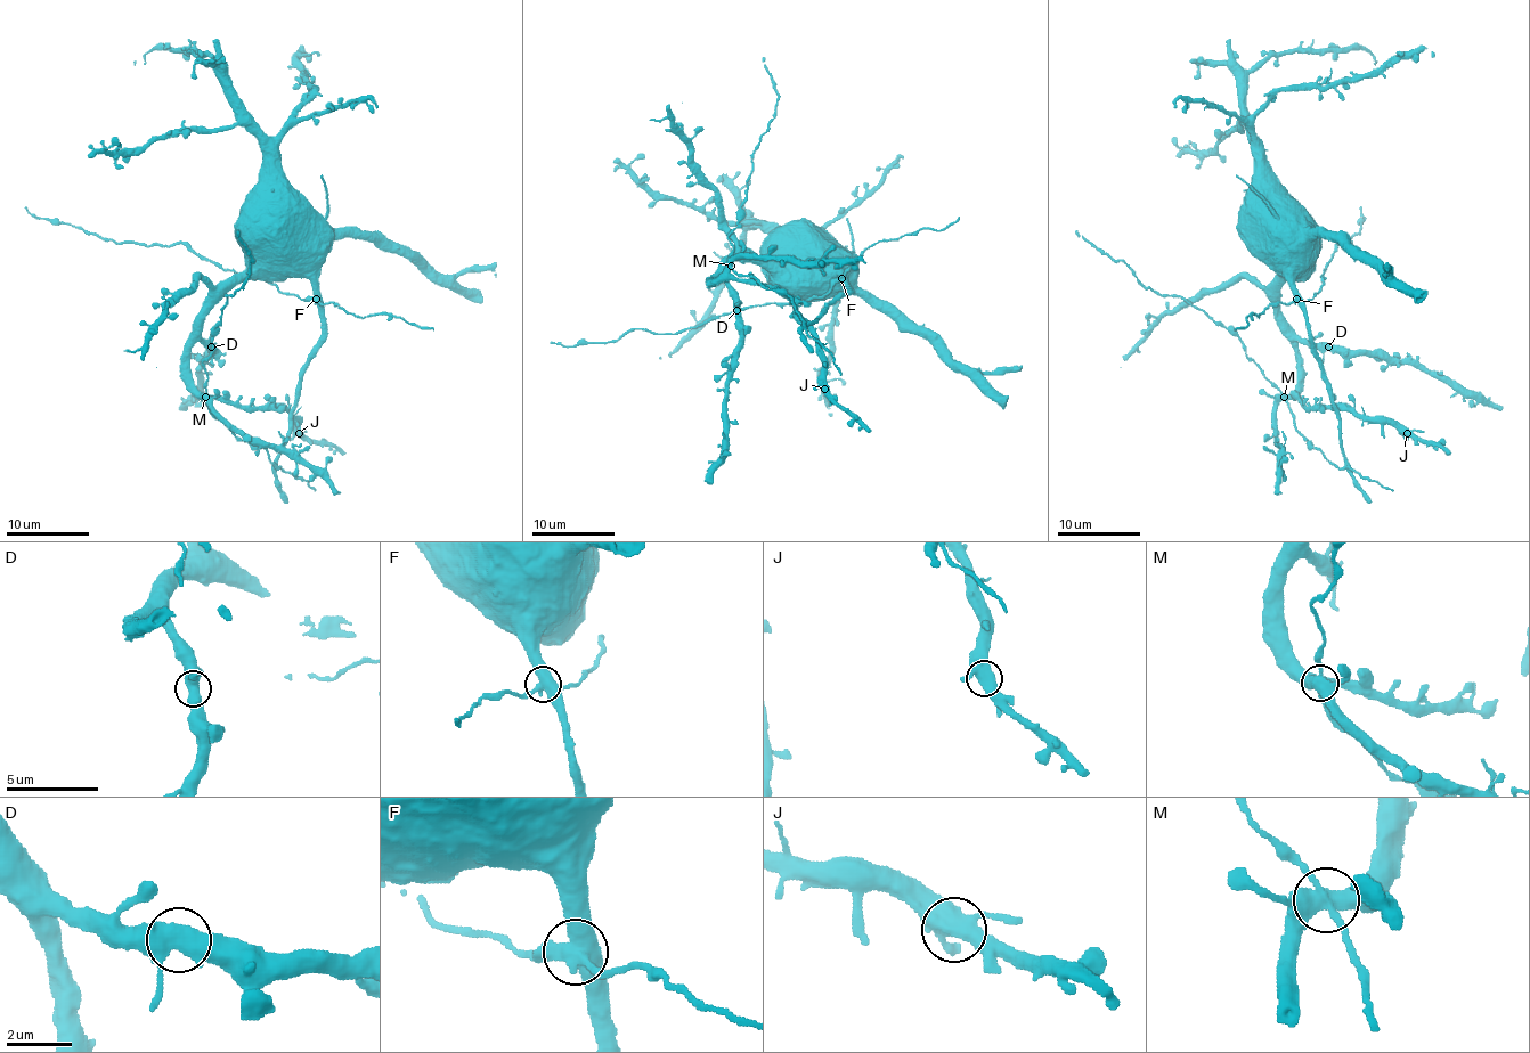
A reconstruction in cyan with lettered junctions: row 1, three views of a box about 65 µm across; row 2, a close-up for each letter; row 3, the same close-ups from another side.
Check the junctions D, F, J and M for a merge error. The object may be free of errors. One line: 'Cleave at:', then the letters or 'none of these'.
Cleave at: F

